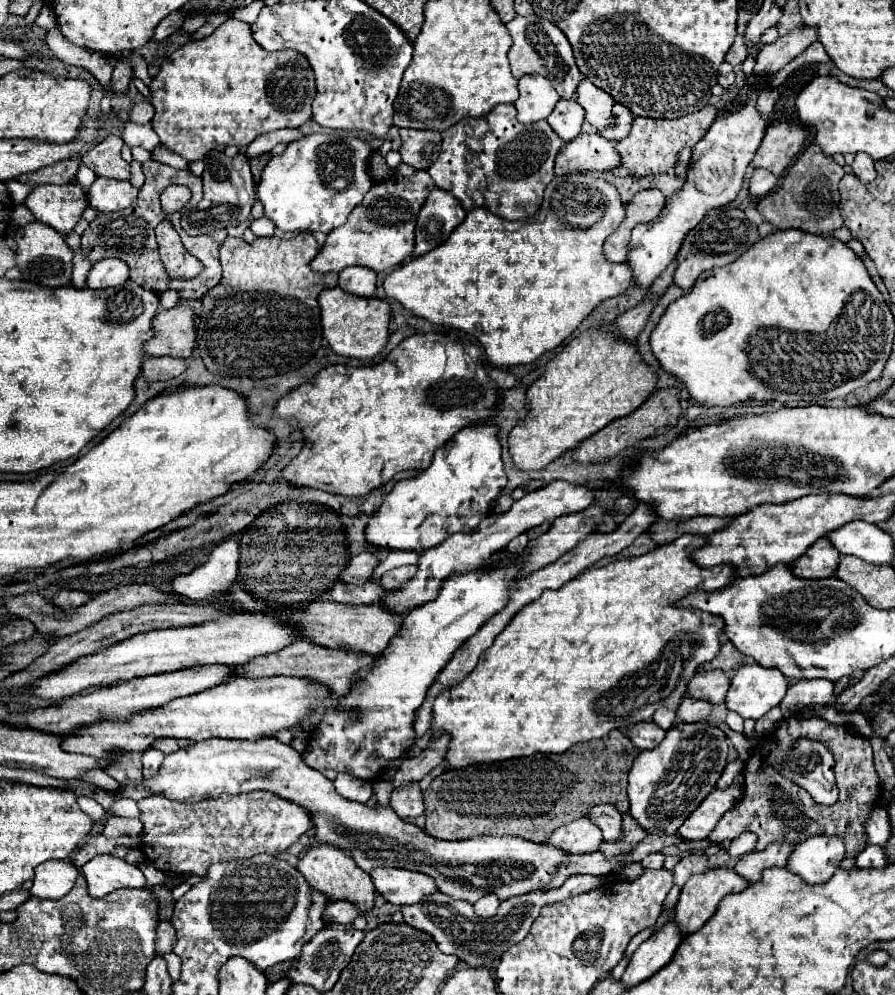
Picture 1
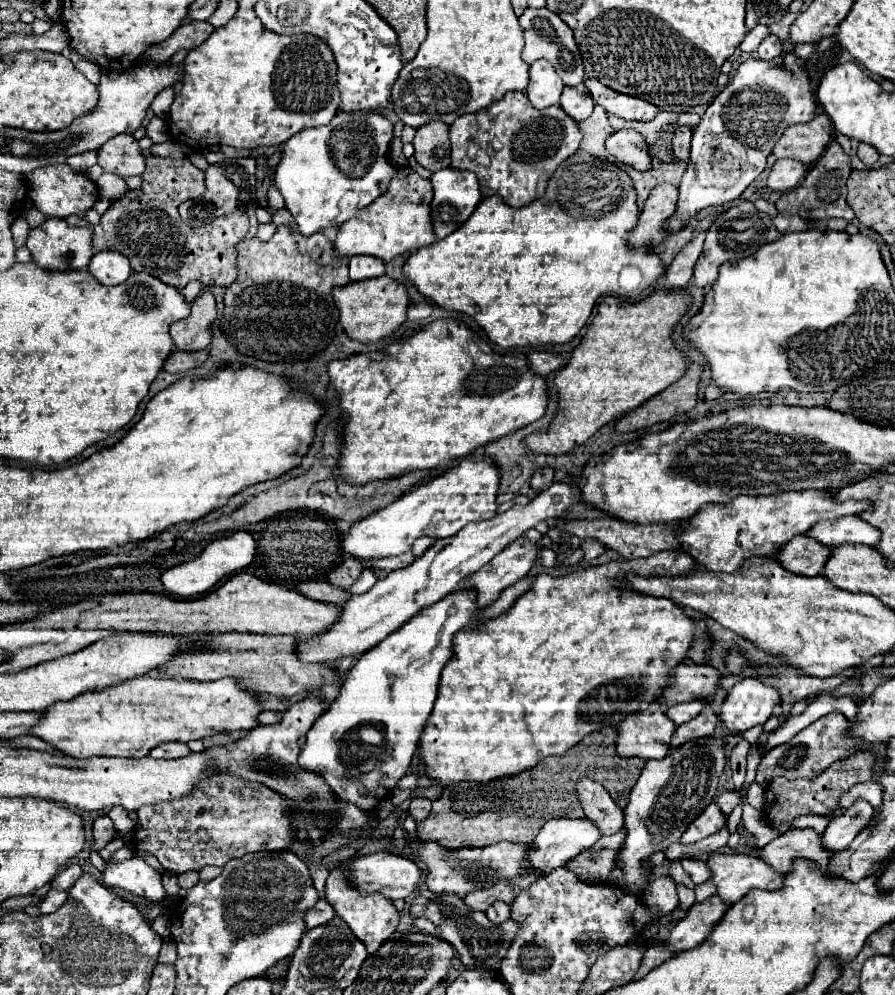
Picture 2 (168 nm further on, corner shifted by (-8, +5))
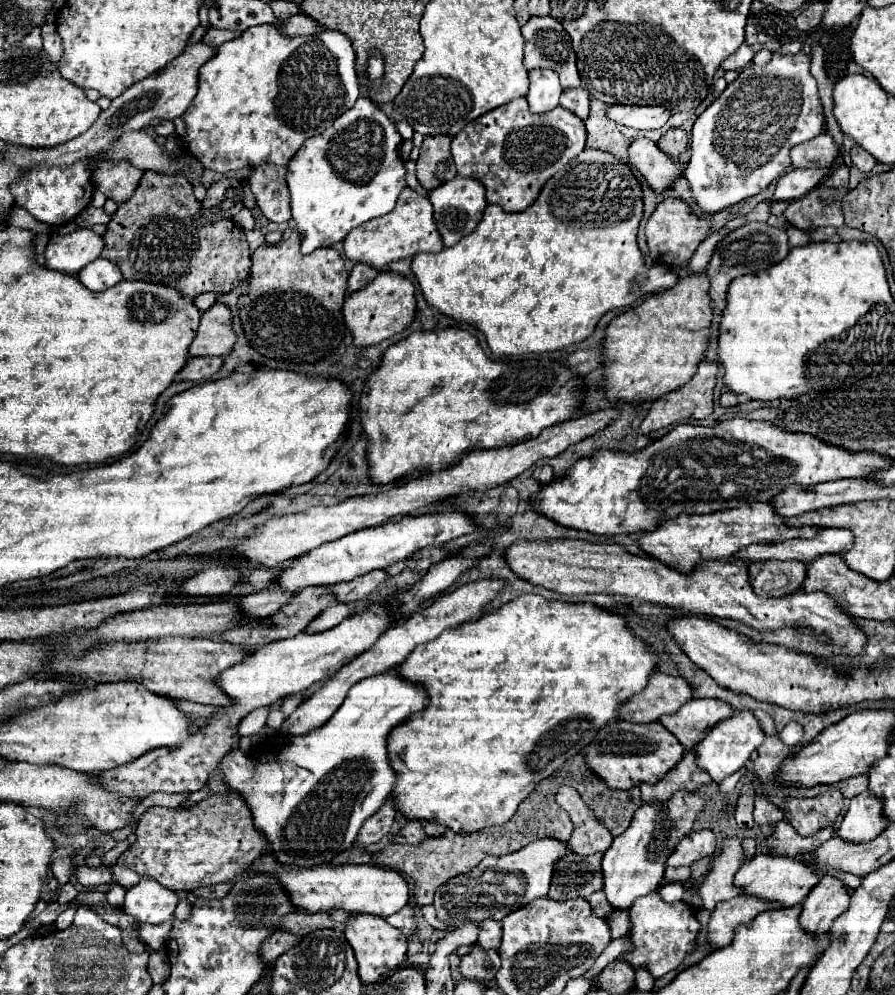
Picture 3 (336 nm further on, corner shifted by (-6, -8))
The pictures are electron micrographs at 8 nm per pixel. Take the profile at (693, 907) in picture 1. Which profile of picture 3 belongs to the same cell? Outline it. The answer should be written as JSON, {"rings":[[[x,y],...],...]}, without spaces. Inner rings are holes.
{"rings":[[[756,855],[752,861],[746,861],[734,877],[734,885],[742,891],[742,895],[756,897],[770,903],[780,903],[782,907],[792,907],[804,901],[808,891],[820,881],[816,873],[808,869],[808,865],[792,859],[792,857],[772,857],[772,855]]]}

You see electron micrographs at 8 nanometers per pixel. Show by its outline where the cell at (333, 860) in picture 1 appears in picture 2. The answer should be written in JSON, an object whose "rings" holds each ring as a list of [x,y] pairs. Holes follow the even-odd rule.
{"rings":[[[334,866],[330,870],[330,876],[328,876],[328,882],[326,882],[326,892],[324,892],[324,898],[332,904],[332,908],[336,910],[336,914],[350,926],[350,930],[354,932],[354,936],[366,946],[368,950],[368,956],[374,956],[376,950],[392,938],[392,934],[396,932],[398,928],[398,922],[400,922],[400,914],[398,910],[394,908],[394,904],[390,900],[386,900],[384,896],[378,896],[376,894],[370,894],[370,896],[362,896],[356,888],[352,888],[346,880],[346,870],[342,866]]]}

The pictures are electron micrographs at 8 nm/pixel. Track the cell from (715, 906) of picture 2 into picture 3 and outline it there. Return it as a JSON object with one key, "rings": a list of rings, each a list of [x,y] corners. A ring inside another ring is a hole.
{"rings":[[[738,895],[732,901],[722,901],[710,915],[708,921],[708,943],[712,949],[726,947],[732,941],[732,933],[738,925],[750,923],[760,911],[778,909],[778,903],[760,901],[754,897]]]}

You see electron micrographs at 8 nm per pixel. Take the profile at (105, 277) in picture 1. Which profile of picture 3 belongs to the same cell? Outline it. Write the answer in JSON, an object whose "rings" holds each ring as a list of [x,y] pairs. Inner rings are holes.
{"rings":[[[96,259],[90,265],[86,265],[80,273],[78,279],[90,289],[90,291],[104,291],[120,283],[124,277],[118,269],[118,265],[112,265],[108,259]]]}

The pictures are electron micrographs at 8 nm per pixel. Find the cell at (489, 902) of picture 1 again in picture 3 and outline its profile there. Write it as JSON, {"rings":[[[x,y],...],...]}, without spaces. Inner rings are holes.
{"rings":[[[486,919],[480,923],[480,935],[478,935],[478,943],[484,945],[484,949],[498,949],[500,947],[500,939],[502,939],[502,925],[496,919]]]}

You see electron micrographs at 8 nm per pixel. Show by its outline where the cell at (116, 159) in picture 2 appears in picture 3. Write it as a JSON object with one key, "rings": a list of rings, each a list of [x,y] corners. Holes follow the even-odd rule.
{"rings":[[[104,161],[92,173],[96,189],[102,191],[108,199],[114,199],[116,203],[124,203],[126,199],[130,199],[140,177],[140,169],[128,165],[128,161],[118,161],[116,165],[112,165],[112,161]]]}

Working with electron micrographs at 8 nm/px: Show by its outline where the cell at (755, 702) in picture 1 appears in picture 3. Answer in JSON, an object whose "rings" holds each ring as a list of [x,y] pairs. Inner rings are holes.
{"rings":[[[750,709],[736,711],[736,717],[720,721],[720,725],[716,725],[716,729],[712,729],[712,733],[708,733],[708,737],[704,737],[704,741],[698,745],[698,763],[704,771],[708,771],[712,781],[720,783],[724,777],[742,769],[742,765],[750,759],[750,753],[762,745],[764,737],[764,729],[760,727],[756,715]]]}

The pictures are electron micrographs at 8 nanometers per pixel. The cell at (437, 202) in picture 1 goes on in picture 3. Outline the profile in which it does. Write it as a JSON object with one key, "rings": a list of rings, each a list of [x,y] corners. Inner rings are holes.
{"rings":[[[454,177],[452,181],[432,189],[428,197],[430,197],[430,203],[434,205],[434,223],[440,231],[446,247],[456,245],[462,237],[470,235],[472,229],[476,229],[476,225],[480,223],[482,213],[488,205],[486,197],[484,197],[484,185],[480,181],[466,179],[466,177]]]}

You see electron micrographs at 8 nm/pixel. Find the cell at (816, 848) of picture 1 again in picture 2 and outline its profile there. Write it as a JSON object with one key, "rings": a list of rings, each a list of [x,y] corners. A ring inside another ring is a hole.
{"rings":[[[862,798],[856,800],[840,816],[830,820],[826,832],[822,834],[824,846],[834,854],[844,850],[858,836],[858,832],[870,822],[872,814],[874,814],[874,808],[866,800]]]}

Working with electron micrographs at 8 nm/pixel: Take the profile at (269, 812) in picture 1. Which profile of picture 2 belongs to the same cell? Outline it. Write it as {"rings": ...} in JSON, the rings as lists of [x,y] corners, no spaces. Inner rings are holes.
{"rings":[[[216,774],[202,780],[190,796],[142,806],[138,810],[134,832],[138,840],[136,854],[142,856],[148,852],[158,858],[166,870],[182,874],[188,870],[200,870],[208,864],[224,866],[228,860],[250,852],[282,850],[294,840],[286,804],[286,798],[264,784]]]}

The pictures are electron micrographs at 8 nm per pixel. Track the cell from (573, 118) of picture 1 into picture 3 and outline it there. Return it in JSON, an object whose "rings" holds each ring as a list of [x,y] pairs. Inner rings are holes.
{"rings":[[[584,87],[578,89],[568,89],[562,93],[560,97],[560,107],[572,111],[576,117],[580,117],[582,121],[588,117],[588,103],[590,103],[590,93]]]}

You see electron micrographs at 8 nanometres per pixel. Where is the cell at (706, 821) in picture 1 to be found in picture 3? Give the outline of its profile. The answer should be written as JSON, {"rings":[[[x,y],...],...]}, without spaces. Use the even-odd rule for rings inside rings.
{"rings":[[[702,829],[702,831],[694,831],[688,837],[684,837],[676,851],[668,857],[668,865],[678,867],[678,865],[690,865],[696,859],[714,855],[716,851],[716,837],[710,829]]]}

